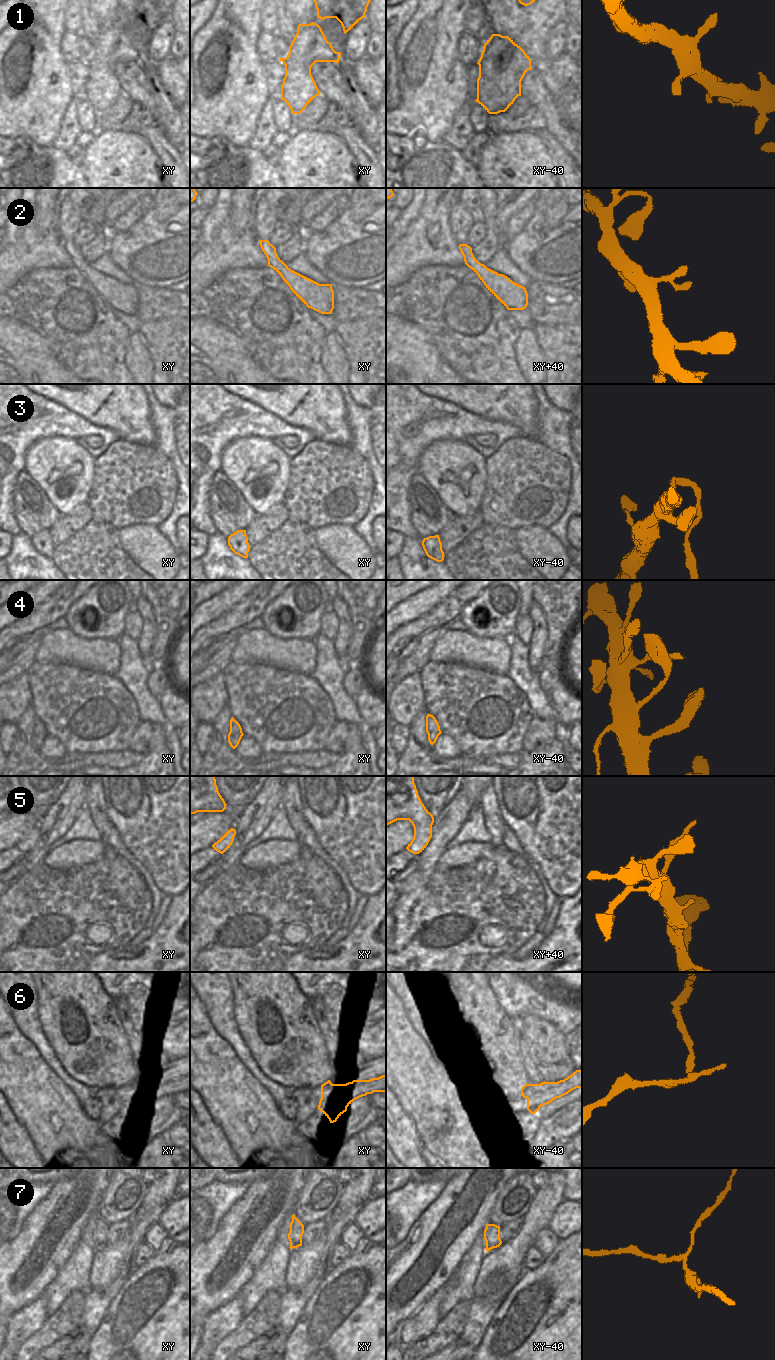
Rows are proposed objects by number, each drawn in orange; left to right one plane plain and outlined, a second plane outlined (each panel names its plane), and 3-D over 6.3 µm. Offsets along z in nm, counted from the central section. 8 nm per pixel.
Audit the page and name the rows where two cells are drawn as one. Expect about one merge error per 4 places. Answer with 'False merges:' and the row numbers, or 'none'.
False merges: 3, 6

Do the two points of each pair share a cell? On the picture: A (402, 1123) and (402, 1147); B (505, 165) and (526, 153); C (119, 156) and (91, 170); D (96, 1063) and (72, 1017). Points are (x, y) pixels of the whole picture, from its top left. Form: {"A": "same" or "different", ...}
{"A": "same", "B": "same", "C": "same", "D": "same"}

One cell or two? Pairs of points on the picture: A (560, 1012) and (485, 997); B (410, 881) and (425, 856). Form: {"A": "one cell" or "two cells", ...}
{"A": "two cells", "B": "one cell"}

